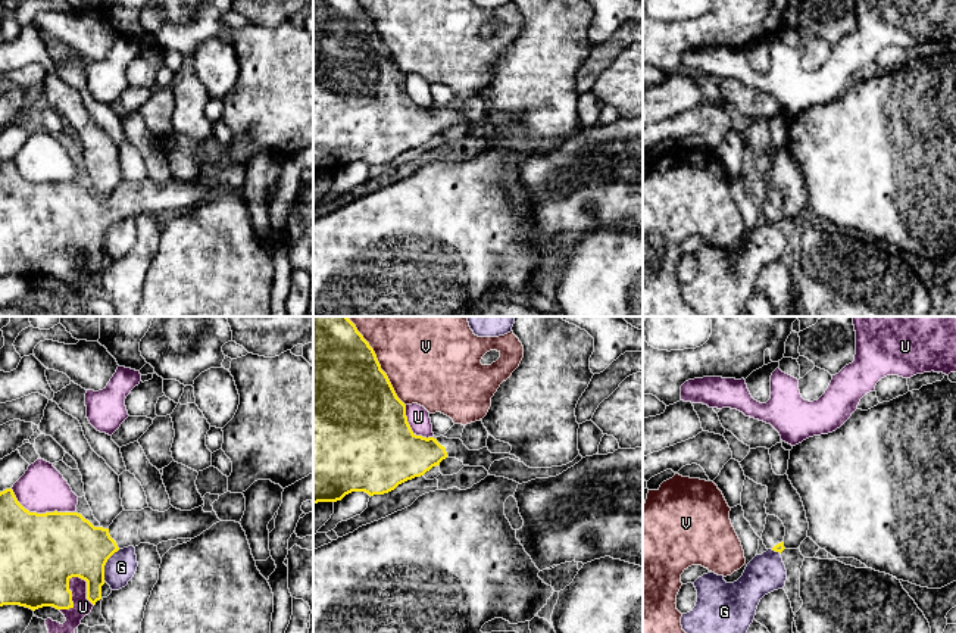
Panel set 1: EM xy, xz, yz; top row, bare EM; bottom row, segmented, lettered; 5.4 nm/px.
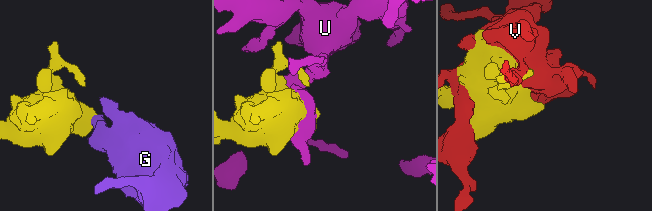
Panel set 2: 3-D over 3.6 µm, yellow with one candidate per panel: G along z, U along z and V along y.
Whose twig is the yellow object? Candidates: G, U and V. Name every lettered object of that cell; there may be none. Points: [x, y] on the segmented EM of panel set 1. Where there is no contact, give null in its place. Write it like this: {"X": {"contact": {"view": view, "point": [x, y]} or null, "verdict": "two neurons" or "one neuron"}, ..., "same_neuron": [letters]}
{"G": {"contact": {"view": "xy", "point": [105, 564]}, "verdict": "two neurons"}, "U": {"contact": {"view": "xy", "point": [71, 592]}, "verdict": "two neurons"}, "V": {"contact": {"view": "xz", "point": [377, 361]}, "verdict": "two neurons"}, "same_neuron": []}

